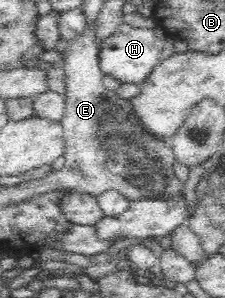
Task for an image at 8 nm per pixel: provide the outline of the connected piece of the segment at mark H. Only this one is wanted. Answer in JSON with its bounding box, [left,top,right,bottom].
[99,22,162,83]

